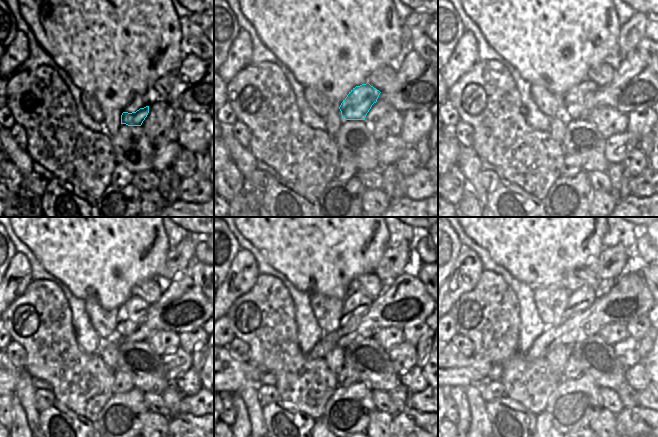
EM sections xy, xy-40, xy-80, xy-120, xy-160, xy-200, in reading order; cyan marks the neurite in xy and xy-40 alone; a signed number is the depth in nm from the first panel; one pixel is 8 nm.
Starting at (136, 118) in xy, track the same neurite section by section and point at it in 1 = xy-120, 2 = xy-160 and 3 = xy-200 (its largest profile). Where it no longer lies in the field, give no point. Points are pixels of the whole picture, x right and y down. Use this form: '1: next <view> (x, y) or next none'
1: next xy-120 (135, 307)
2: next xy-160 (356, 303)
3: next xy-200 (579, 300)

